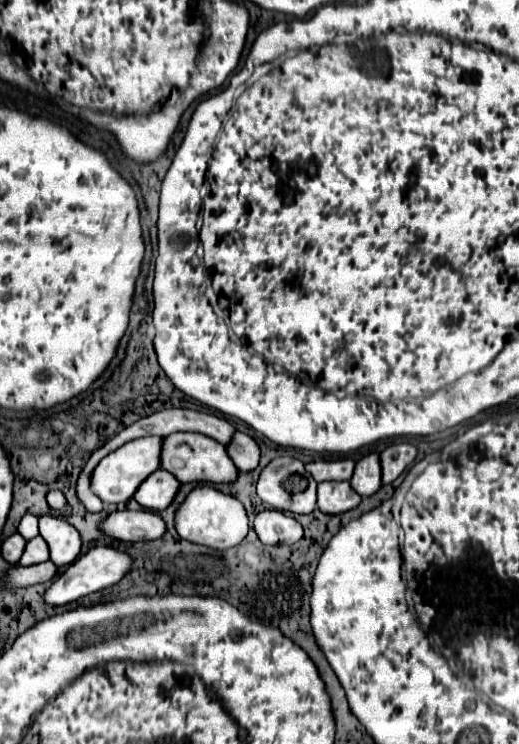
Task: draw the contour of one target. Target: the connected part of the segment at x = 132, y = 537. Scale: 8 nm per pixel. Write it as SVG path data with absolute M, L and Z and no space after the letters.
M125 509L125 511L109 513L99 523L99 531L115 541L137 543L137 541L159 539L165 533L165 523L157 513L145 509L139 511Z

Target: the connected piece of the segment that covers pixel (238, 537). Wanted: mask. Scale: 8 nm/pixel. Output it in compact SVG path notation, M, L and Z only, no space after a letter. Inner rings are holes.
M201 483L177 507L175 529L177 529L179 537L185 541L223 551L223 549L229 549L229 547L241 543L249 531L249 525L247 525L245 507L237 497L225 495L225 493L217 491L215 487Z

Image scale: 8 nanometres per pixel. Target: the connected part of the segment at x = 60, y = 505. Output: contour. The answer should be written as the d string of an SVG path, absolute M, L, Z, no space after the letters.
M49 491L47 493L47 503L49 503L49 507L51 509L55 509L55 511L61 511L61 509L65 509L65 497L63 497L63 493L61 491Z

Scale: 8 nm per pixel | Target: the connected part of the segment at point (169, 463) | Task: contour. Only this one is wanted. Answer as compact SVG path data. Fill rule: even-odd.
M171 433L163 437L161 469L173 473L181 483L187 483L187 481L229 483L229 481L235 481L237 477L237 467L227 457L225 445L201 433Z

